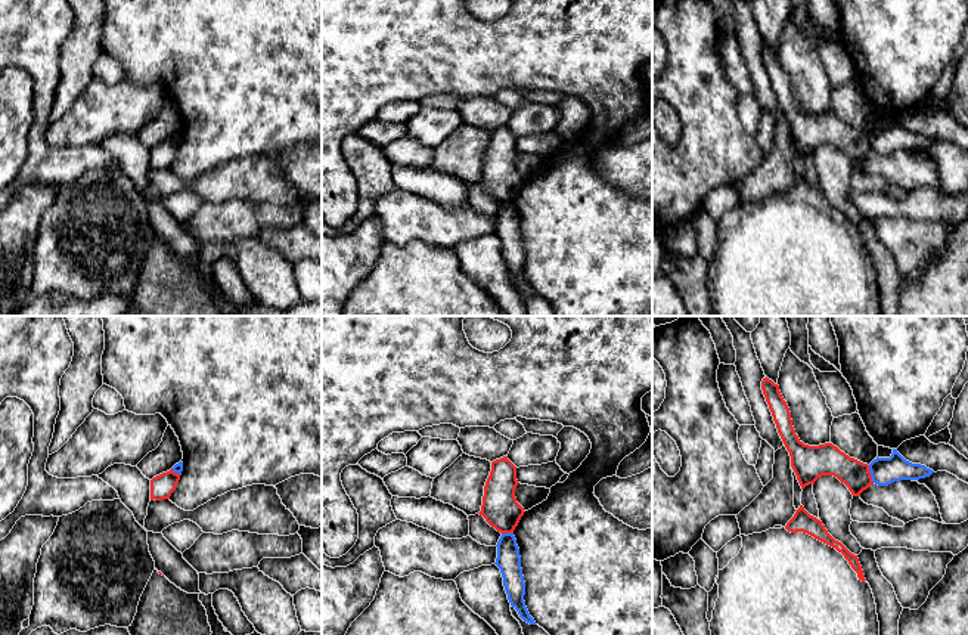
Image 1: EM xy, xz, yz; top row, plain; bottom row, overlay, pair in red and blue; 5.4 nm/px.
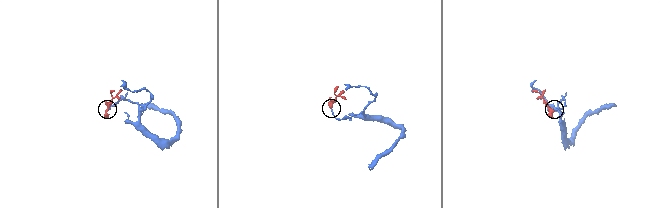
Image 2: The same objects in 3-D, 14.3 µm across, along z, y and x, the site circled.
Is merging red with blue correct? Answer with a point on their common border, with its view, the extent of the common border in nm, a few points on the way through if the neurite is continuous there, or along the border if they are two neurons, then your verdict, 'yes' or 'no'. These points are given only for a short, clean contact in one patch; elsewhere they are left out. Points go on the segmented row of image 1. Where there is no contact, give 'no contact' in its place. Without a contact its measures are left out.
yz (869, 474) | 100 nm | along yz (868, 465), (874, 482) | no

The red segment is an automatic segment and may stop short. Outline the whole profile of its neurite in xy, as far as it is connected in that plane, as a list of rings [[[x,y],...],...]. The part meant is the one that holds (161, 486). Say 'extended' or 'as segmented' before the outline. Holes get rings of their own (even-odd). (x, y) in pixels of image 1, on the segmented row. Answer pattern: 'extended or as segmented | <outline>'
extended | [[[114,464],[97,477],[118,492],[121,502],[133,512],[136,521],[145,529],[145,518],[151,501],[170,499],[182,474],[162,473],[152,480],[146,478],[137,467]]]

